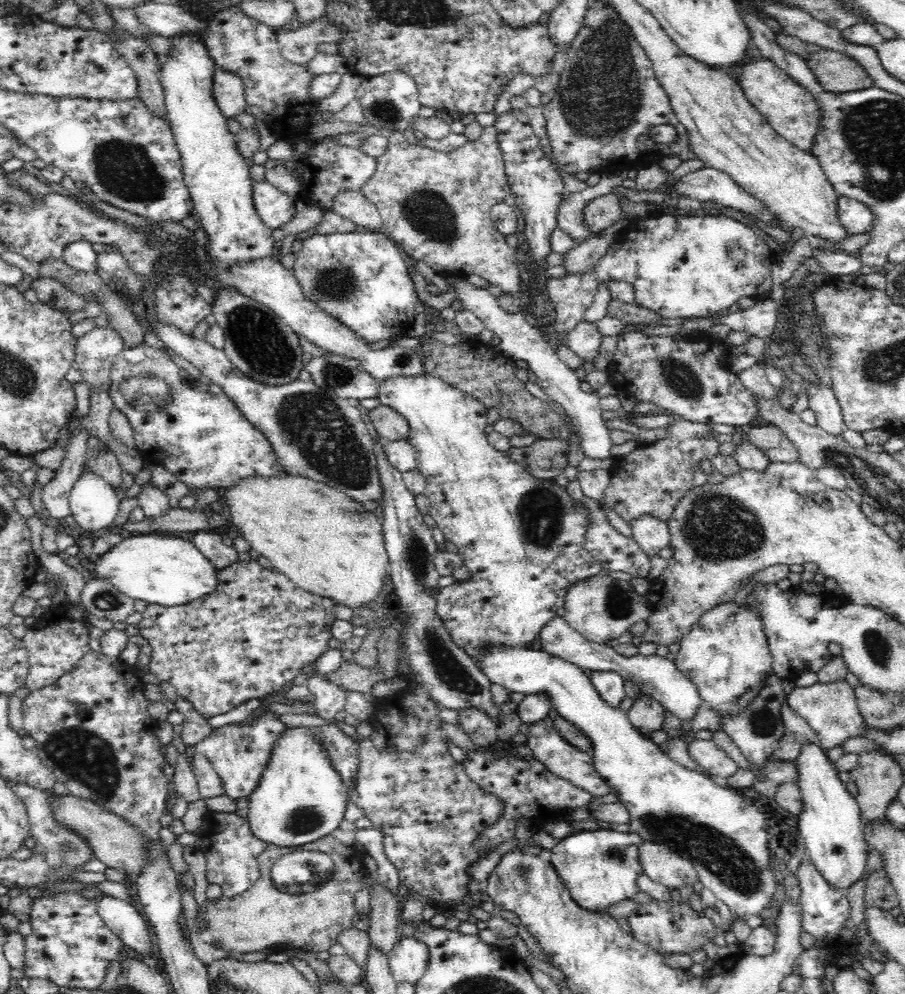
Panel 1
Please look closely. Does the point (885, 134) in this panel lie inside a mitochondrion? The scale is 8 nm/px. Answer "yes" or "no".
yes

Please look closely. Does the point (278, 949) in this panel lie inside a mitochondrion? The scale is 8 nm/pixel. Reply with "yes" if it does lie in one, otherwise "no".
no

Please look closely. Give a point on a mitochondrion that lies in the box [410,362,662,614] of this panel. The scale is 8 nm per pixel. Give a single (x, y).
(540, 511)

